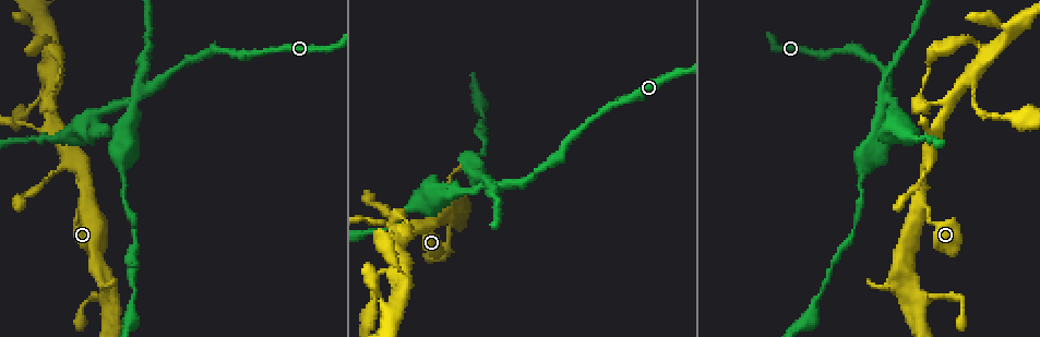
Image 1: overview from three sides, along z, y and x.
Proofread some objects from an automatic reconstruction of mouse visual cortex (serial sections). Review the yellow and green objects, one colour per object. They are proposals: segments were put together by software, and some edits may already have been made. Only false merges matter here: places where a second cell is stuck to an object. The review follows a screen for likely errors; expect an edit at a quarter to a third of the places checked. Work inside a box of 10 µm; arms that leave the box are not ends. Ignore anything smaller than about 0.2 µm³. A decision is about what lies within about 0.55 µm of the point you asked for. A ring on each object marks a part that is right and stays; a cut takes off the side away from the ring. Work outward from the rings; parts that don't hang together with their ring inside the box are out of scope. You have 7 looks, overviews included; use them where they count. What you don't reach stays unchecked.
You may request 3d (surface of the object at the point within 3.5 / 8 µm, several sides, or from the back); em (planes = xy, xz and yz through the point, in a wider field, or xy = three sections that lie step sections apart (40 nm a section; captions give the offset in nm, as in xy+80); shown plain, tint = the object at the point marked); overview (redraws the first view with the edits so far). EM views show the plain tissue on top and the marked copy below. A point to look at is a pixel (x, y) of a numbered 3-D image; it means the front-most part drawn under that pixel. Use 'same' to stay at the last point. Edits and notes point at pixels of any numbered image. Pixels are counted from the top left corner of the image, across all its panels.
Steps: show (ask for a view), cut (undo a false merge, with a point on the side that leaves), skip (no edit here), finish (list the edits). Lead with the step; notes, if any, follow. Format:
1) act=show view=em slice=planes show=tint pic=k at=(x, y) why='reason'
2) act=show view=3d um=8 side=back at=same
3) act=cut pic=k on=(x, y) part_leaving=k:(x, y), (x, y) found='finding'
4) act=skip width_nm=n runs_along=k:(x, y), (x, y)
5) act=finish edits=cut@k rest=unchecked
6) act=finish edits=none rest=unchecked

act=show view=3d um=3.5 side=back pic=1 at=(53, 133) why='thin arm on a thick one'

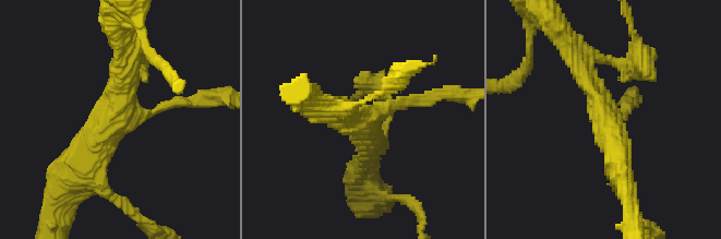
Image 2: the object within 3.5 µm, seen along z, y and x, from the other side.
act=show view=em slice=xy step=5 show=tint pic=2 at=(605, 114) arms=3 arm_widths_nm=150,250,400 why='shape alone is not enough'

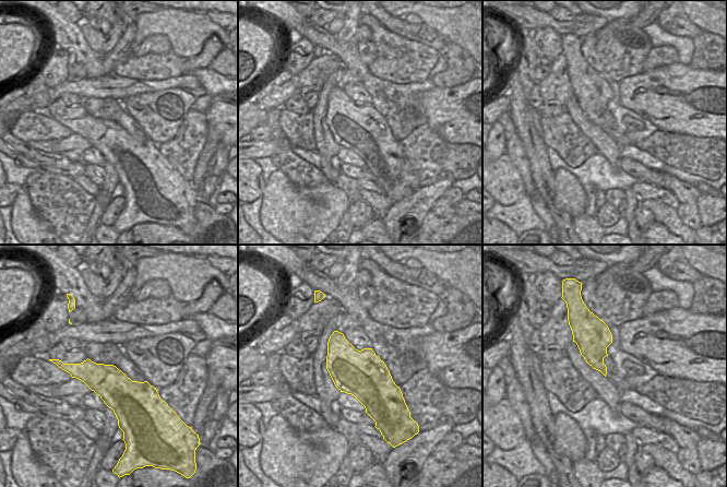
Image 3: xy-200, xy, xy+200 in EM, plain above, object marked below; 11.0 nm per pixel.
act=skip runs_along=2:(619, 171), (604, 111), (571, 47) found='all the same cell'

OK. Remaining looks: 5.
act=show view=3d um=8 side=back pic=1 at=(400, 263) why='arms part here'

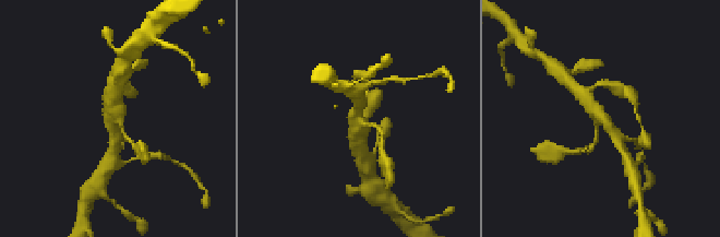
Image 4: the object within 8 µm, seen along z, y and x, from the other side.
act=show view=3d um=3.5 at=same

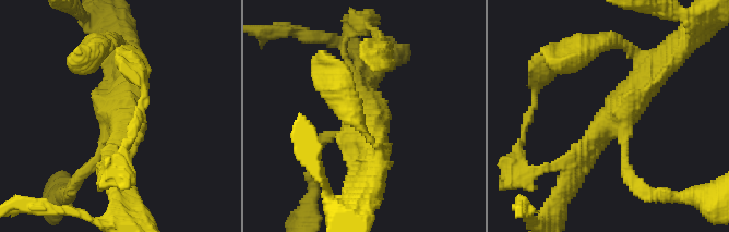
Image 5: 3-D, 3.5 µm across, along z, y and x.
act=show view=em slice=xy step=5 show=tint pic=5 at=(126, 116) arms=3 arm_widths_nm=150,250,400 why='now the EM'

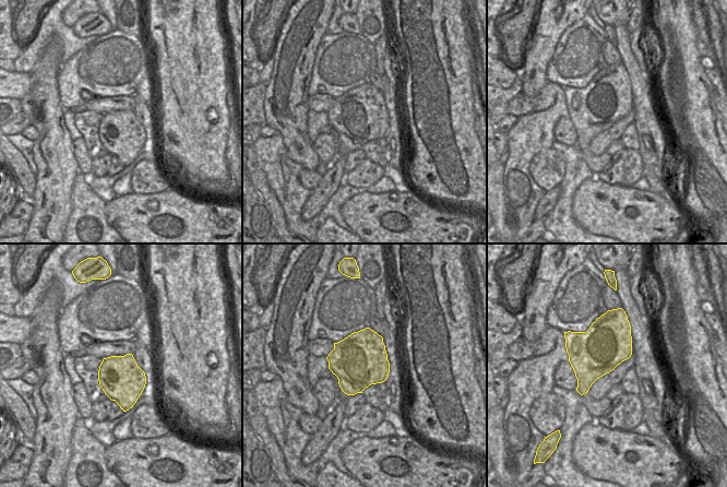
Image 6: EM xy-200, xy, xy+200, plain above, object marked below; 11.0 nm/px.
act=skip runs_along=5:(572, 179), (588, 146), (664, 59) found='one cell here'

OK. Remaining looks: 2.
act=show view=3d um=3.5 pic=1 at=(140, 96) why='four or more arms meet'

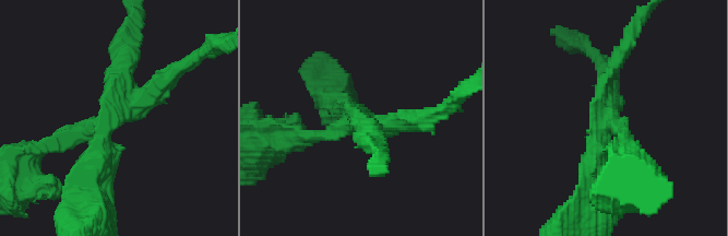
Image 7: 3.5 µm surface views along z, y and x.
act=show view=em slice=xy step=2 show=tint pic=7 at=(121, 112) arms=4 arm_widths_nm=200,200,250,350 why='now the EM'

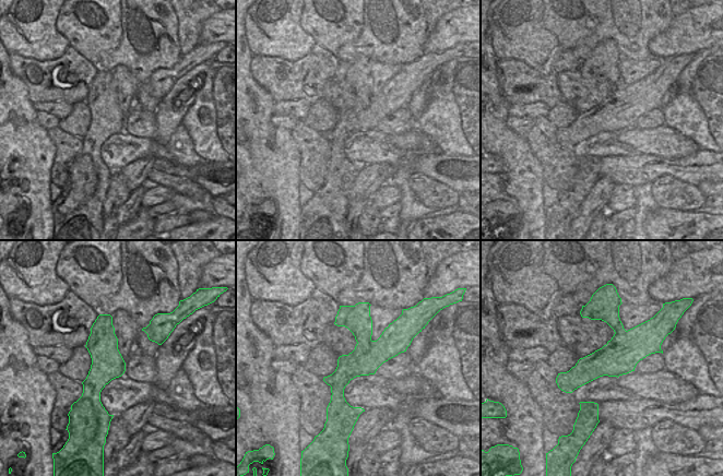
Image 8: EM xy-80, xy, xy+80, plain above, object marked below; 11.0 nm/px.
act=cut pic=7 on=(617, 58) border=8:(371, 341), (366, 353), (339, 358) found='two cells meet here'

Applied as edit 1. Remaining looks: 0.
act=finish edits=cut@7 rest=unchecked

